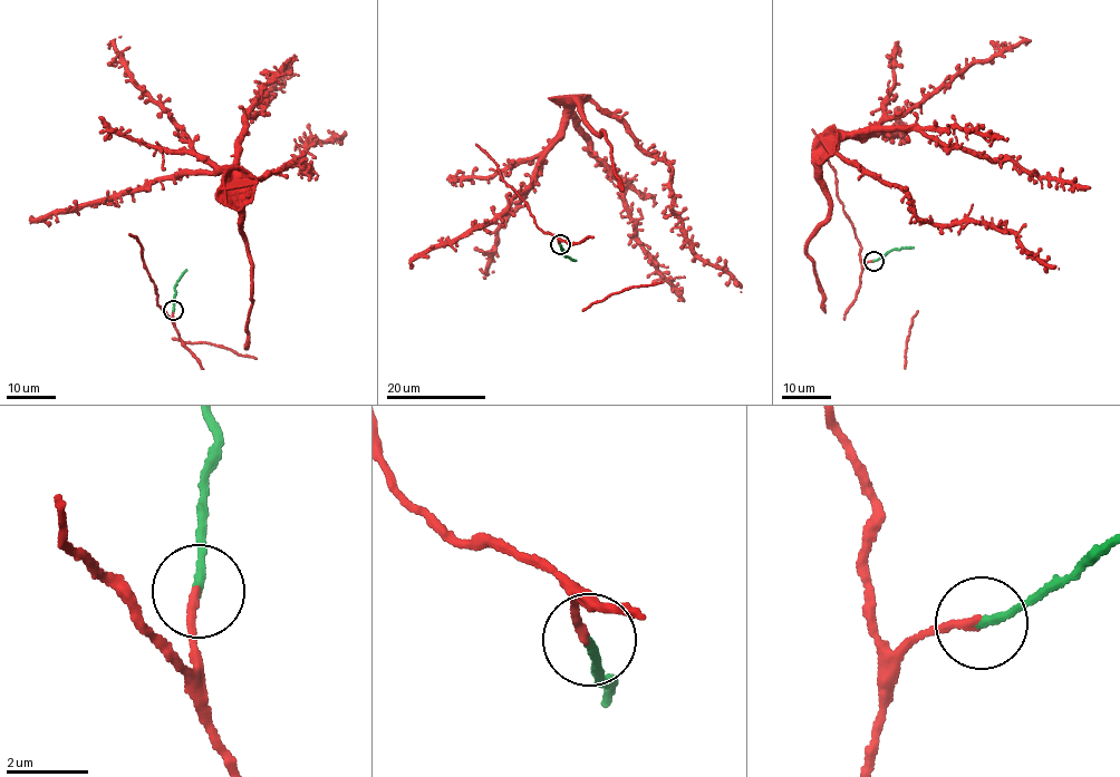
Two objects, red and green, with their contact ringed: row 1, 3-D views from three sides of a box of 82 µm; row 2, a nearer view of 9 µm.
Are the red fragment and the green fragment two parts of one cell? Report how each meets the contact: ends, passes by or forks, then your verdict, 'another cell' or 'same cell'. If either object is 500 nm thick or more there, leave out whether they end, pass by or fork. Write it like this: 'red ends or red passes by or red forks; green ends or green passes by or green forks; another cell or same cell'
red ends; green ends; same cell

